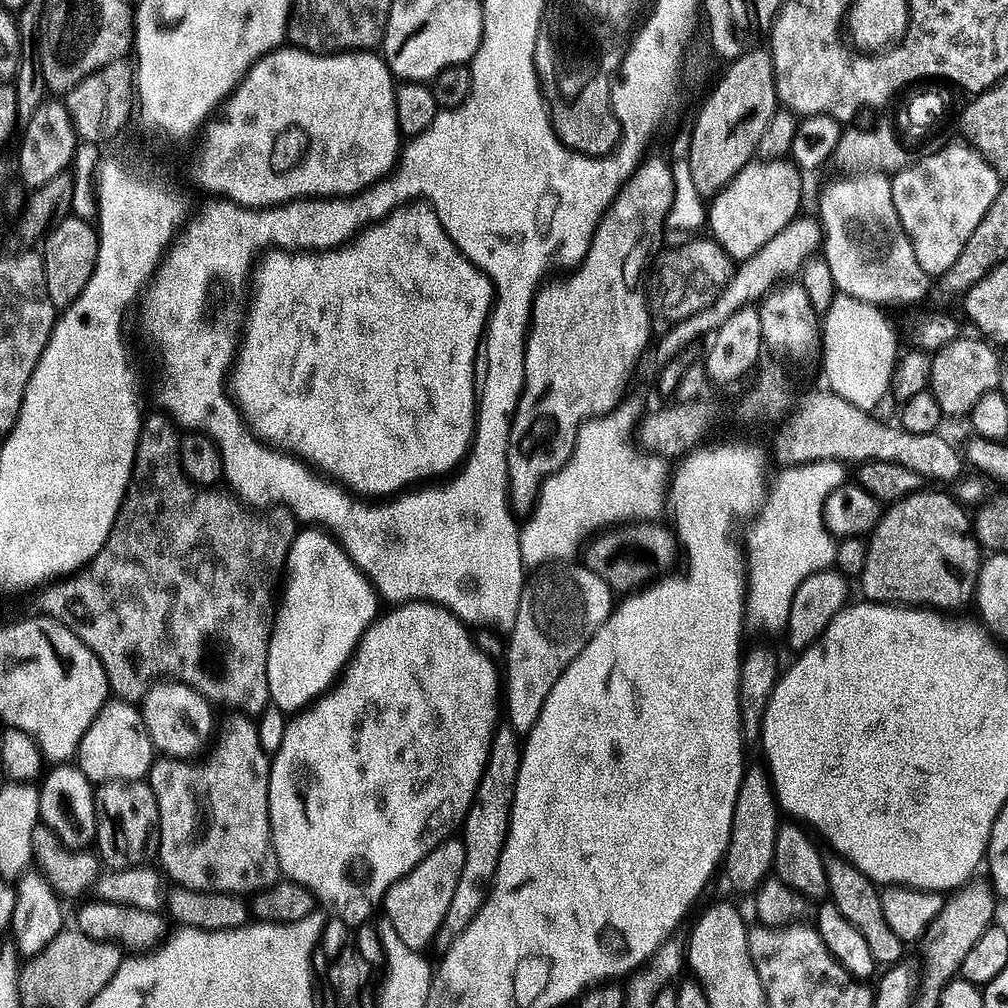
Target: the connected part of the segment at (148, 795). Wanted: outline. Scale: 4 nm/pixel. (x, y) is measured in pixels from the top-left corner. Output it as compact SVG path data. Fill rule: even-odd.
M145 781L108 783L96 791L97 843L96 848L109 871L126 871L145 863L150 838L160 825L157 796ZM144 860L144 861L143 861Z

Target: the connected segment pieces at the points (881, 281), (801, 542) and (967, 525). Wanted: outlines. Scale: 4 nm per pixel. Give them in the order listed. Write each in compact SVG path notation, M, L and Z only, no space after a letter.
M859 173L830 183L820 196L819 221L825 237L822 252L832 270L837 291L879 308L890 304L916 304L924 301L932 290L933 277L917 263L913 243L905 234L894 204L891 179L885 173Z
M822 461L810 464L798 465L796 467L785 467L780 473L781 476L776 481L771 481L768 489L768 499L764 501L764 507L760 509L756 520L752 524L752 529L748 532L748 546L746 544L746 624L749 629L757 628L760 632L780 632L783 633L790 622L790 606L794 602L794 594L798 594L798 588L802 586L802 582L806 582L806 578L812 577L818 572L829 571L836 562L836 546L837 539L829 534L828 527L825 525L825 506L830 496L843 488L847 483L846 477L847 467L841 462Z
M921 490L907 496L902 500L897 500L881 515L880 520L876 523L876 529L870 534L868 540L868 557L866 558L866 570L858 578L858 584L864 591L863 599L874 604L895 604L897 606L907 606L910 608L926 608L935 610L941 614L955 613L955 608L964 608L973 603L976 595L976 579L979 578L980 565L982 563L982 549L976 542L973 535L974 524L970 519L969 513L963 504L956 499L955 495L944 492L928 492L929 490Z

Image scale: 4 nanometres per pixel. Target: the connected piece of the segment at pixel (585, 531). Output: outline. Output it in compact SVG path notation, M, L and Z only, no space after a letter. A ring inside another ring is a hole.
M625 399L610 415L583 424L570 462L543 484L529 520L521 527L525 567L538 570L557 562L575 561L597 534L639 521L656 522L663 512L665 515L670 464L638 447L637 429L646 409L632 399Z

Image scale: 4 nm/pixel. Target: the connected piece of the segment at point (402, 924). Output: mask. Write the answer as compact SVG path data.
M449 838L437 846L425 860L416 867L406 878L402 878L384 899L382 912L385 912L387 923L398 930L398 938L406 942L412 952L423 953L433 943L437 943L441 930L446 922L446 914L450 914L450 902L454 902L454 894L458 890L458 882L462 882L462 870L466 866L466 850L464 841L460 838Z

